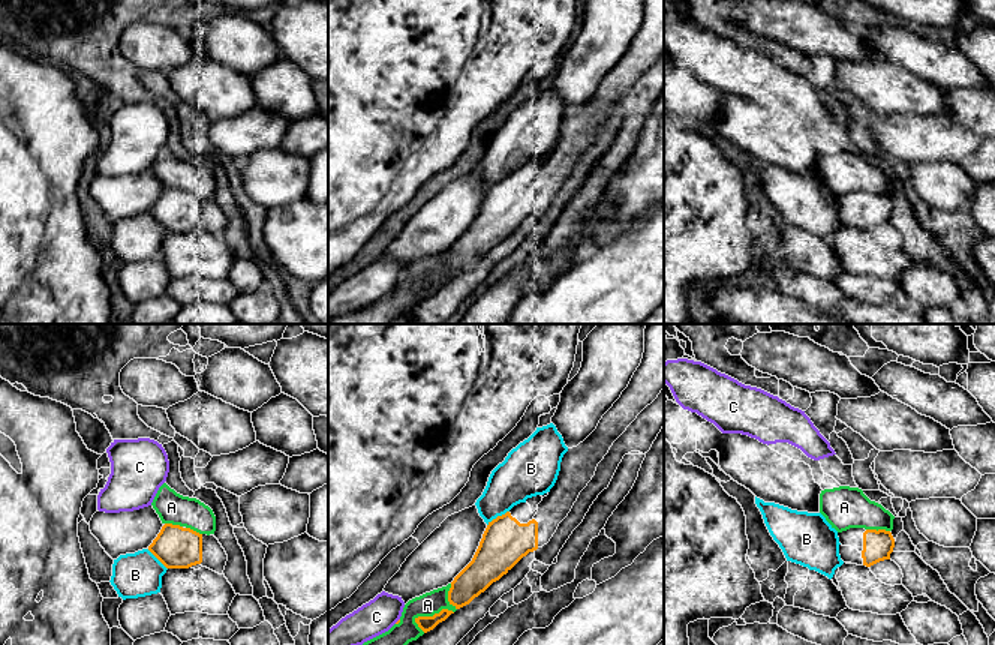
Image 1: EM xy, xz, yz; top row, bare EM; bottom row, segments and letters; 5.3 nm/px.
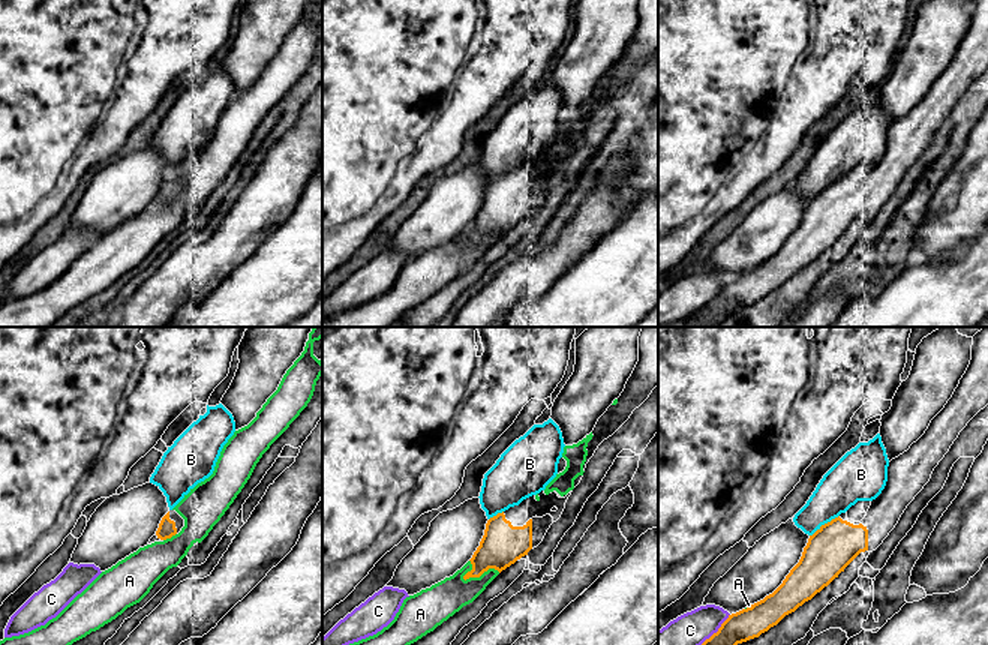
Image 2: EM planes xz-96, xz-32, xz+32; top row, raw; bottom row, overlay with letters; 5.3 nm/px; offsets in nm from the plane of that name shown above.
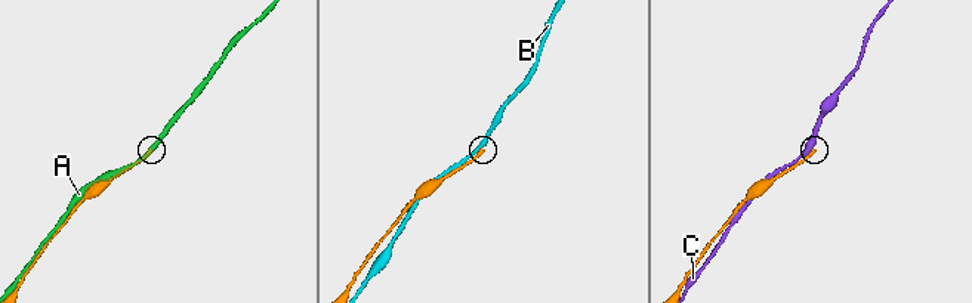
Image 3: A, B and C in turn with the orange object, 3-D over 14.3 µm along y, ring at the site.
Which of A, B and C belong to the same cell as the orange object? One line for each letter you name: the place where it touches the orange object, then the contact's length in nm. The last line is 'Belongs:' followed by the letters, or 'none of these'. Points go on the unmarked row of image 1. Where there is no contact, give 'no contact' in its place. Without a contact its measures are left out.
Belongs: none of these

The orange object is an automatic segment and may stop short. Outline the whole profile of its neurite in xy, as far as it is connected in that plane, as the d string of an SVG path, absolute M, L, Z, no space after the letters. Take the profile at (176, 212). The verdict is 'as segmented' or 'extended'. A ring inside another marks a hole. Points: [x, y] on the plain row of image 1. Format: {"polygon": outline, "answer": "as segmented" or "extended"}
{"polygon": "M165 188L148 214L166 232L189 232L201 228L223 238L228 219L214 200L199 198L190 192Z", "answer": "extended"}

